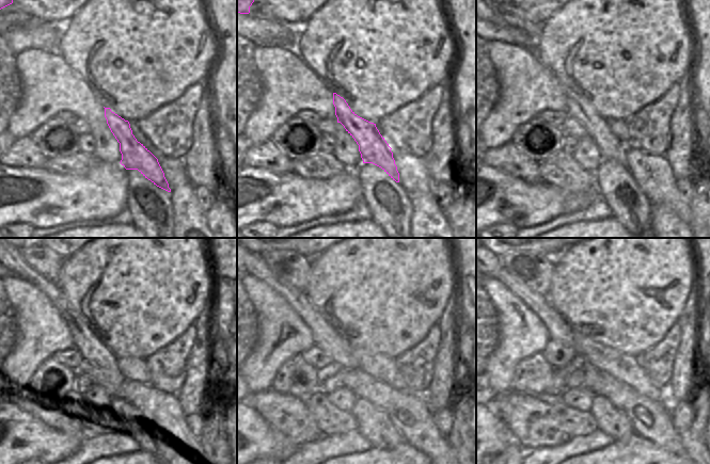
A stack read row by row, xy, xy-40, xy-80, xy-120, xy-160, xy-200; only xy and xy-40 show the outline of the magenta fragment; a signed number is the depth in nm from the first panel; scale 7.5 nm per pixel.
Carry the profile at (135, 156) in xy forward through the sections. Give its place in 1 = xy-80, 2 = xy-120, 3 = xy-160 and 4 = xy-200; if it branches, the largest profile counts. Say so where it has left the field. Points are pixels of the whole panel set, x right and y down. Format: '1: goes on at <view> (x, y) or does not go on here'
1: goes on at xy-80 (578, 109)
2: goes on at xy-120 (94, 351)
3: goes on at xy-160 (325, 337)
4: goes on at xy-200 (558, 329)

